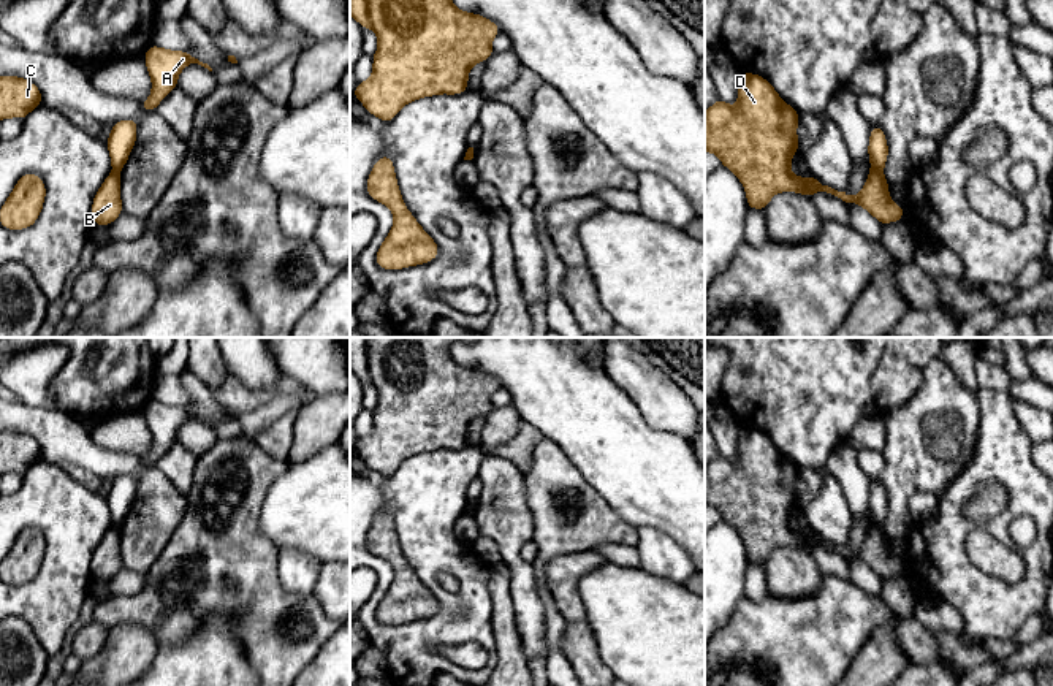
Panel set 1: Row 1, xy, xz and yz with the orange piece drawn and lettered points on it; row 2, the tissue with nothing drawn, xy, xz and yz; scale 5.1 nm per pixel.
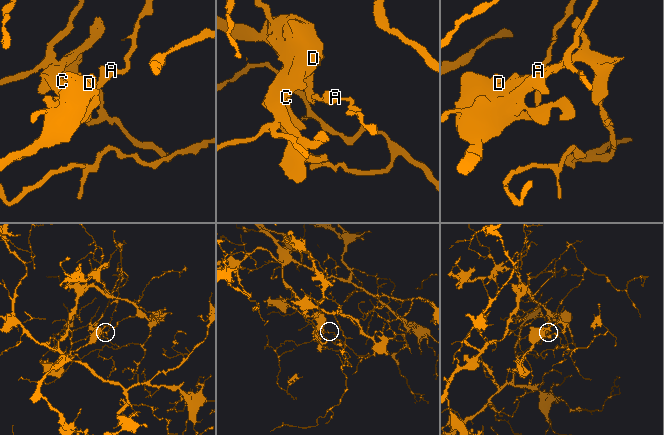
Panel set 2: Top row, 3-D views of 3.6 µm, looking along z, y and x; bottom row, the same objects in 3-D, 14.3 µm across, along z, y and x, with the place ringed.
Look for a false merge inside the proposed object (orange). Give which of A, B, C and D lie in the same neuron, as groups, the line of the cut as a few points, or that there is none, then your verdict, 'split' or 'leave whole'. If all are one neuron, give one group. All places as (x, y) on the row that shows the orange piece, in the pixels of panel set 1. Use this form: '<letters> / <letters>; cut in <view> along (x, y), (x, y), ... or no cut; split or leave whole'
A / B C D; cut in yz along (871, 170), (881, 173); split

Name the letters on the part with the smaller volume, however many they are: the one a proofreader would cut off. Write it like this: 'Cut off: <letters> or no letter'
Cut off: A

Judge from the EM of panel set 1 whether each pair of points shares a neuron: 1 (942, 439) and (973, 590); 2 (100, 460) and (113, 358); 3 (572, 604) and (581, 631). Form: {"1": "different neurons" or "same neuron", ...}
{"1": "different neurons", "2": "different neurons", "3": "different neurons"}

